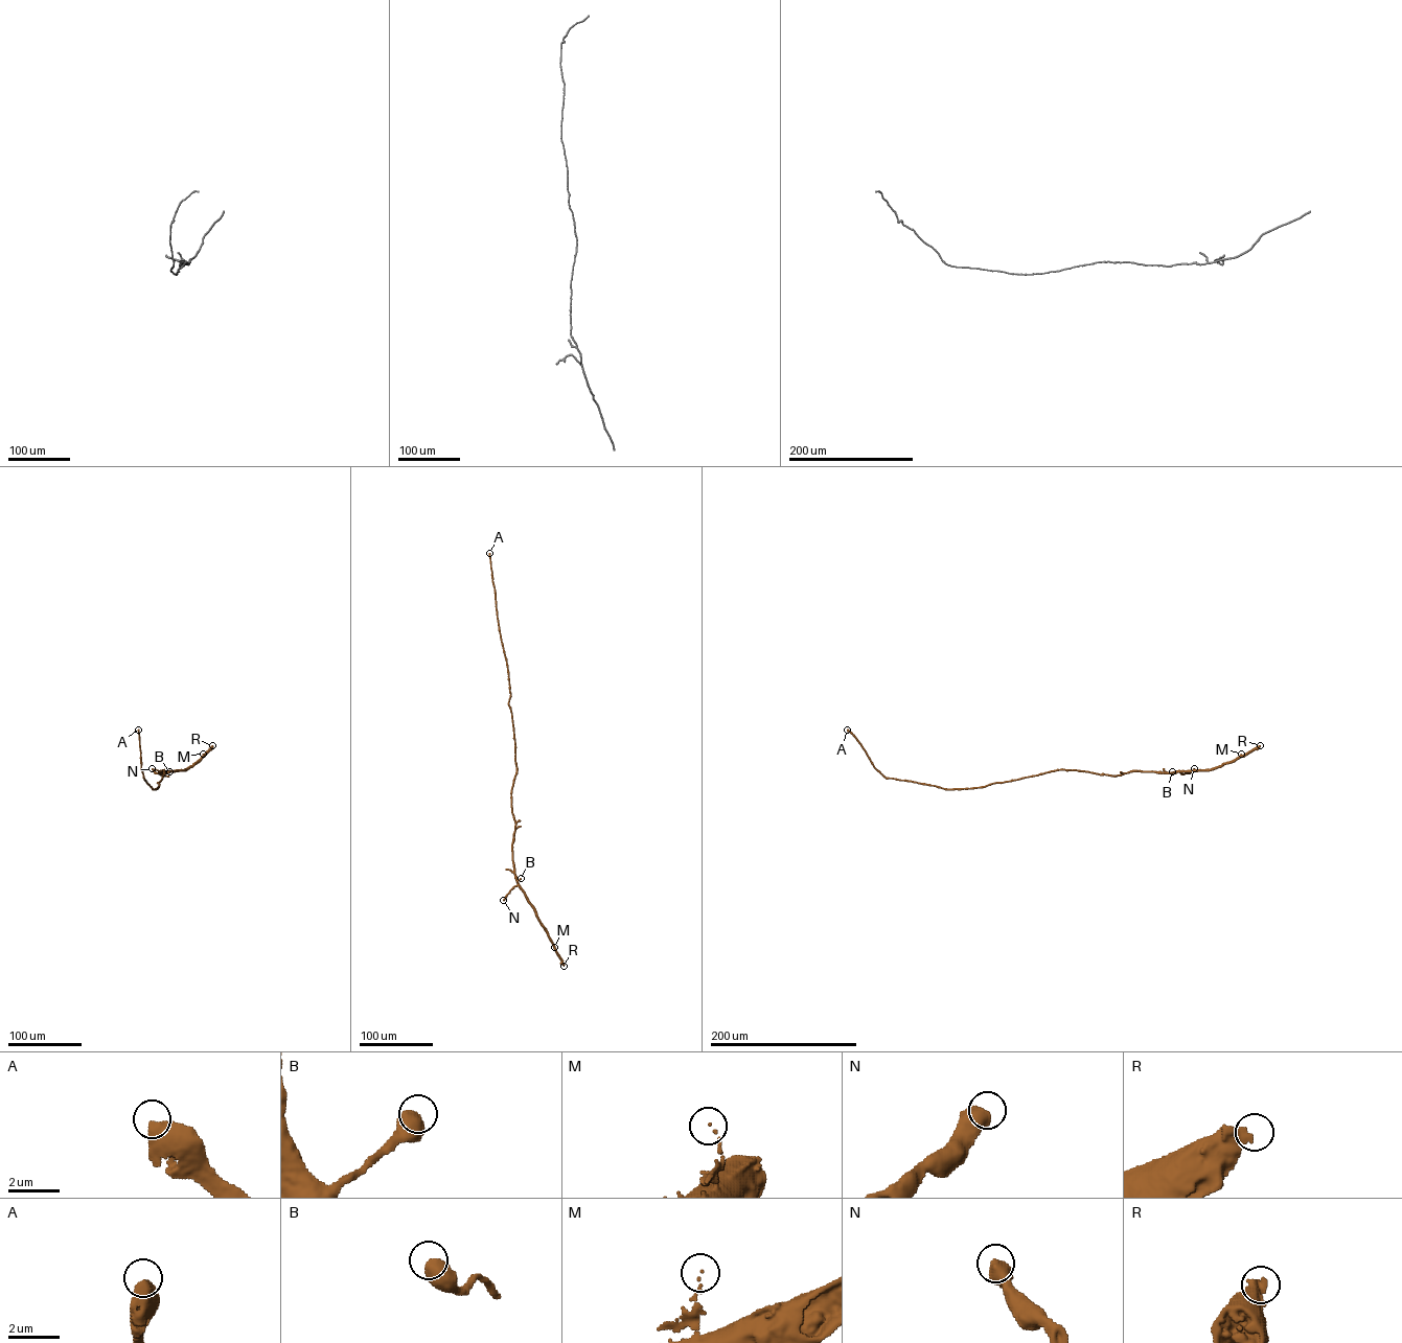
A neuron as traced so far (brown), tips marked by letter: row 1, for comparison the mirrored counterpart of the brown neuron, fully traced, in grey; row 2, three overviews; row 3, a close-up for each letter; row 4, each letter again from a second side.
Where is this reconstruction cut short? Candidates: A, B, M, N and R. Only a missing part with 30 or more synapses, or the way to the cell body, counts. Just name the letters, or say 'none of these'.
A

